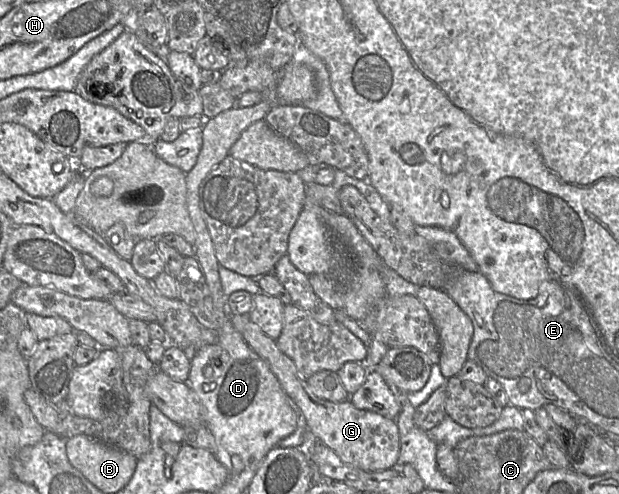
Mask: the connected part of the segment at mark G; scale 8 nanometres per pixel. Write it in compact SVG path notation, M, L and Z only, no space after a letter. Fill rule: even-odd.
M230 314L230 320L235 329L242 334L248 345L267 362L284 391L300 411L307 428L312 431L320 442L330 448L344 463L361 470L376 472L394 467L400 452L400 437L396 420L385 418L375 412L358 409L349 400L331 402L317 397L309 391L306 380L299 374L293 360L284 354L277 346L276 340L267 336L249 319L248 315Z

